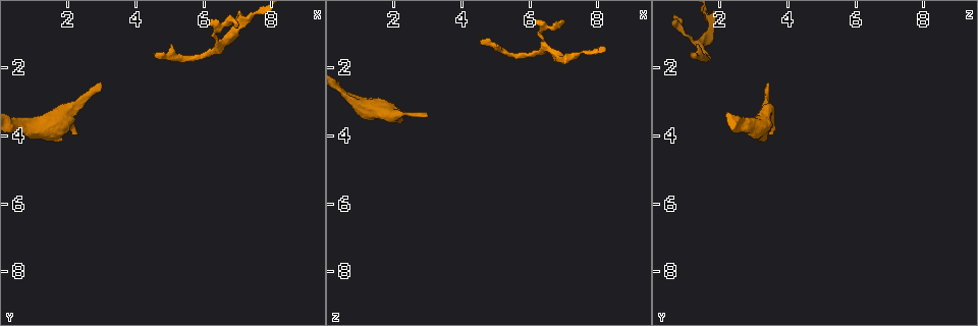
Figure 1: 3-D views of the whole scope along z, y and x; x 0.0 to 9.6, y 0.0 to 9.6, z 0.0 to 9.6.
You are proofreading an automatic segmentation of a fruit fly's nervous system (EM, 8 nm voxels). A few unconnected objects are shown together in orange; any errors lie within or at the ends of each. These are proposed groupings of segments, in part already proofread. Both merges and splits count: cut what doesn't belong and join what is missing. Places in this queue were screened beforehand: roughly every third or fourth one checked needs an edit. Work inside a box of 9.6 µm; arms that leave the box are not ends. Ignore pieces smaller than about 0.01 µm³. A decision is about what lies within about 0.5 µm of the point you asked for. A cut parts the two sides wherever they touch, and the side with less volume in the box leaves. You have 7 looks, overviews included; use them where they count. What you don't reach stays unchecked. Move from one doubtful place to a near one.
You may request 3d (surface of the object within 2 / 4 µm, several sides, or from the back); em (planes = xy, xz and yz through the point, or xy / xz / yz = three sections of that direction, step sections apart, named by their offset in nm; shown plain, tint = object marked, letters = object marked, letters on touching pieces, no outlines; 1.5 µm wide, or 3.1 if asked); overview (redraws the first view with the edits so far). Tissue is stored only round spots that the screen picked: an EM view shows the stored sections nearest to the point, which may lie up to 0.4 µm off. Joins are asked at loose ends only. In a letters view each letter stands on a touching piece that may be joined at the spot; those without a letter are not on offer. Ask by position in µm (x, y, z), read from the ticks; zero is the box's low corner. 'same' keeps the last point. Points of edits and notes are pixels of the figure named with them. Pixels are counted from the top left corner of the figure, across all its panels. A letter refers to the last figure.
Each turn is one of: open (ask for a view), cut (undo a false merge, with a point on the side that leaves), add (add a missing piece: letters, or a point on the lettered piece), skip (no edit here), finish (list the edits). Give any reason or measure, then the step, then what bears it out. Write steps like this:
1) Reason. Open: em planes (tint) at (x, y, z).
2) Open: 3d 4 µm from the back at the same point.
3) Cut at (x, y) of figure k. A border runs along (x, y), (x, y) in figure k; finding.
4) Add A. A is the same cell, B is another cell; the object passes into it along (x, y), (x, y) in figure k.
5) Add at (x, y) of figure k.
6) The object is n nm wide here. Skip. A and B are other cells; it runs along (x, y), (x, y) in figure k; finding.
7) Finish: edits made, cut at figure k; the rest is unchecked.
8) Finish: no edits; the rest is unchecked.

Free end. Open: 3d 2 µm at (4.60, 1.55, 1.25).

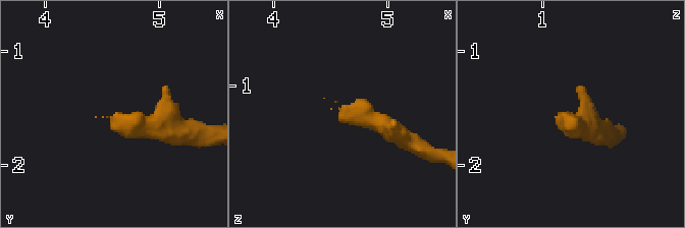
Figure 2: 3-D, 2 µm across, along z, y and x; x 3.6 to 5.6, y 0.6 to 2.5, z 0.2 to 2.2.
Open: em planes (letters) at (4.56, 1.54, 1.22).

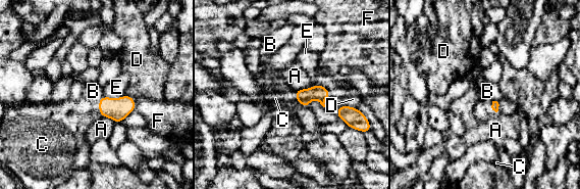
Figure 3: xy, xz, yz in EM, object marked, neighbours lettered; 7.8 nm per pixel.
Add C. C is the same cell, A, B, D, E and F are other cells; the cell continues.

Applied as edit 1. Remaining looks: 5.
An open end. Open: em xy step 4 (tint) at (2.25, 3.90, 3.60).

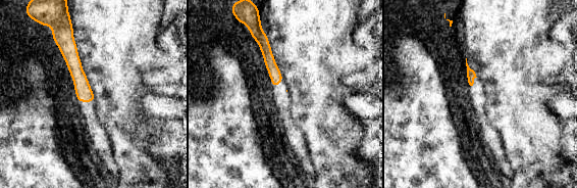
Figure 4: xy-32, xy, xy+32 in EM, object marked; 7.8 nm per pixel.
Open: em planes (letters) at the same point.

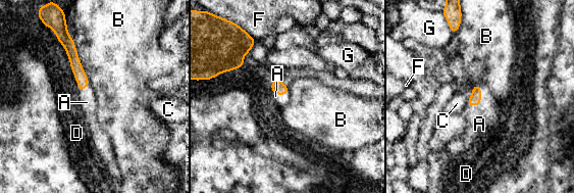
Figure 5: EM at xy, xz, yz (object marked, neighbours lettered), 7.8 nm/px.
Add A. A is the same cell, B, C, D, F and G are other cells; the object passes into it along (475, 99), (480, 102), (479, 124) in figure 5; it goes on there.

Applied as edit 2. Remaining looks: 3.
Finish: edits made, add at figure 3, add at figure 5; the rest is unchecked.

